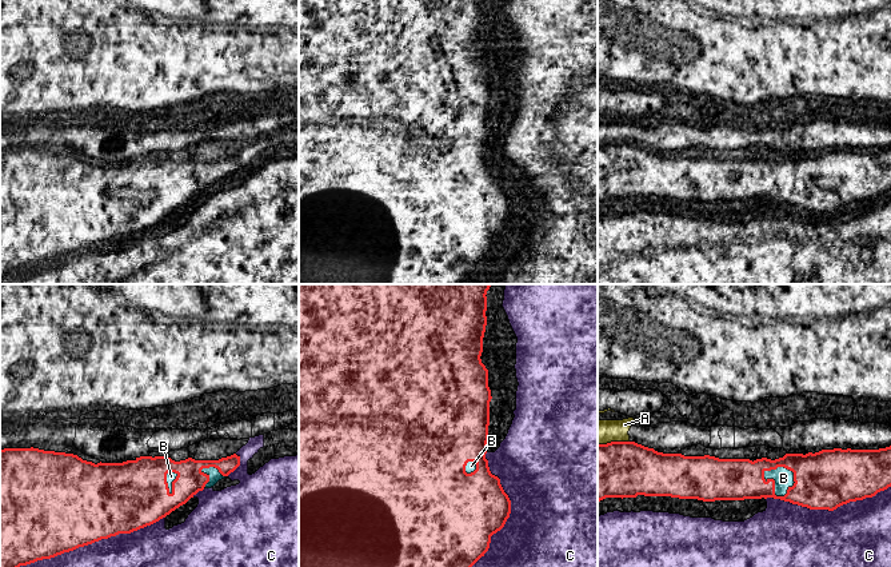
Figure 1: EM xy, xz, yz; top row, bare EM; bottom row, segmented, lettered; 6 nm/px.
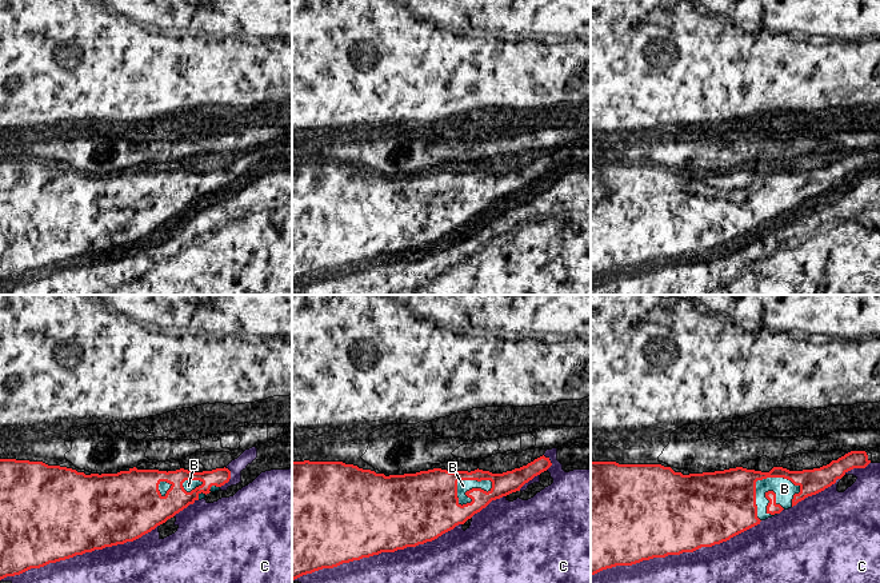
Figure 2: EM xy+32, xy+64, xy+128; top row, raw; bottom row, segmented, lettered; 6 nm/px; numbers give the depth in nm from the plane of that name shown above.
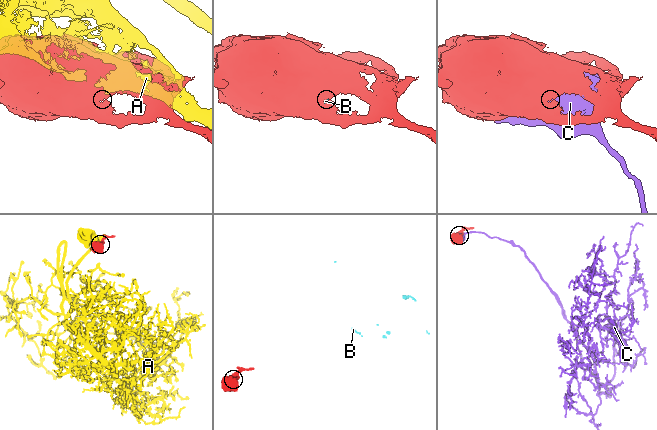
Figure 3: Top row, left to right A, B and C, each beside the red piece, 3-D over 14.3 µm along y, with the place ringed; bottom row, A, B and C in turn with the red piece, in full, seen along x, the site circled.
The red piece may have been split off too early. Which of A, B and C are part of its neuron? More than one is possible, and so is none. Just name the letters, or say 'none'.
B

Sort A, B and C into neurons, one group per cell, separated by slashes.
A / B / C

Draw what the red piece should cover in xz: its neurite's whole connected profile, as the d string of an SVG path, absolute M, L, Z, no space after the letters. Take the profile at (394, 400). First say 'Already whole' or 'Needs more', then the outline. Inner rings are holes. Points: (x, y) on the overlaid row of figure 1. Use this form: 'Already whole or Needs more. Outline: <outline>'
Needs more. Outline: M299 284L299 567L472 567L472 566L474 566L474 564L475 564L475 563L476 563L476 562L478 562L478 560L479 560L479 559L480 559L480 558L482 558L482 556L484 556L484 554L486 554L486 552L487 552L487 551L488 551L488 548L490 548L490 543L491 543L491 536L492 536L492 535L494 535L494 534L496 534L496 532L498 532L498 531L500 531L500 530L502 530L502 528L503 528L503 527L504 527L504 524L506 524L506 522L507 522L507 519L508 519L508 518L510 518L510 514L511 514L511 500L510 500L510 498L508 498L508 495L507 495L507 494L506 494L506 492L504 492L504 490L503 490L503 487L502 487L502 484L500 484L500 479L499 479L499 478L498 478L498 476L495 476L495 475L492 475L492 474L491 474L491 471L490 471L490 467L488 467L488 460L487 460L487 459L486 459L486 454L487 454L487 446L488 446L488 444L487 444L487 442L488 442L488 426L490 426L490 402L491 402L491 399L492 399L492 396L491 396L491 390L490 390L490 387L488 387L488 370L487 370L487 368L486 368L486 366L484 366L484 364L483 364L483 363L482 363L482 359L480 359L480 356L482 356L482 352L483 352L483 338L484 338L484 332L486 332L486 326L487 326L487 316L486 316L486 311L487 311L487 296L486 296L486 295L487 295L487 291L488 291L488 290L490 290L490 287L491 287L491 284Z

